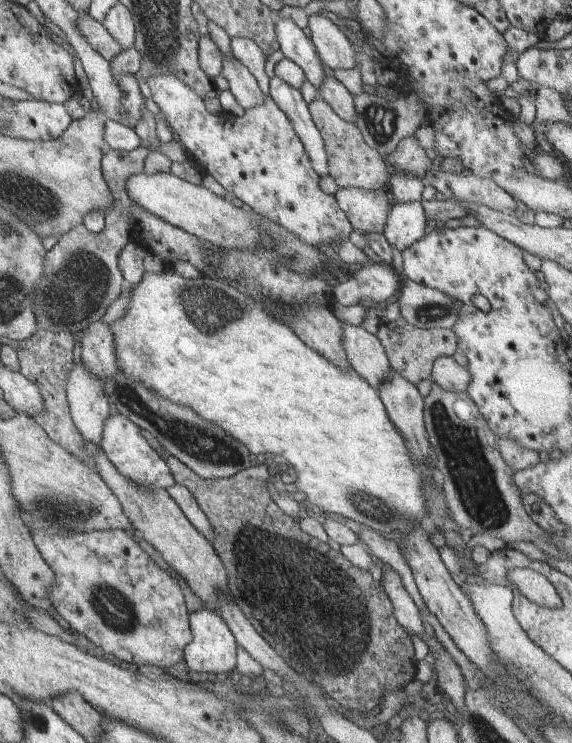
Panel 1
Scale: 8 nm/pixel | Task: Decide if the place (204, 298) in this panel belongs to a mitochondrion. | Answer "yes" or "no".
yes

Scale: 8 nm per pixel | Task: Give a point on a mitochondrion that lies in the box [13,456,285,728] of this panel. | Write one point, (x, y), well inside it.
(64, 510)

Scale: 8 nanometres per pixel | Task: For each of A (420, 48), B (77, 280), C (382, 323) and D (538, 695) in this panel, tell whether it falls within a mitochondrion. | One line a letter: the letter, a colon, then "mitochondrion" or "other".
A: other
B: mitochondrion
C: other
D: other

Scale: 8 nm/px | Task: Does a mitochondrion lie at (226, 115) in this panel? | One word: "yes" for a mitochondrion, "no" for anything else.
no

